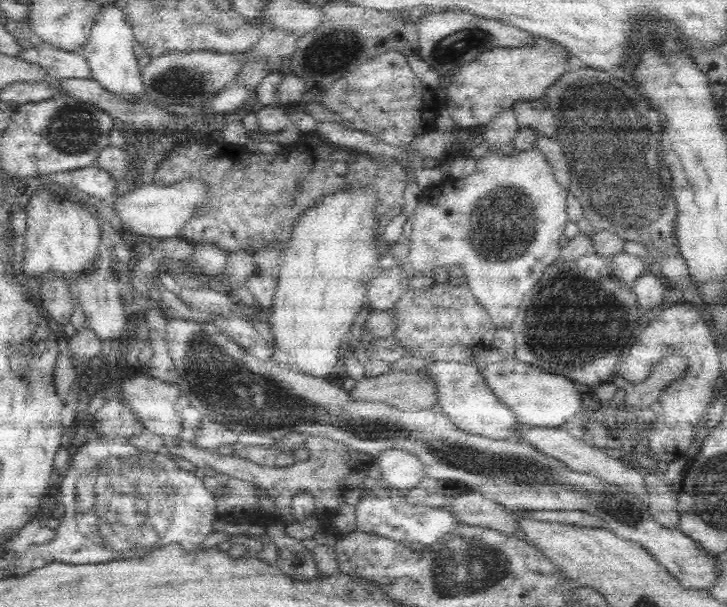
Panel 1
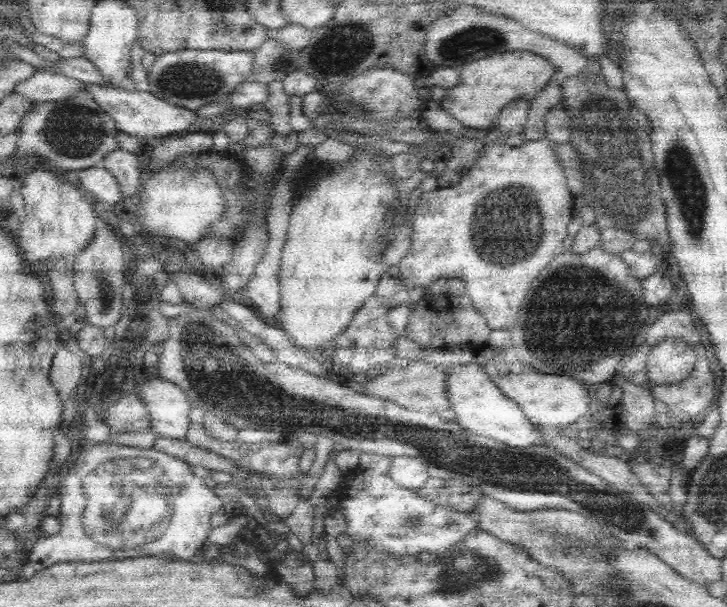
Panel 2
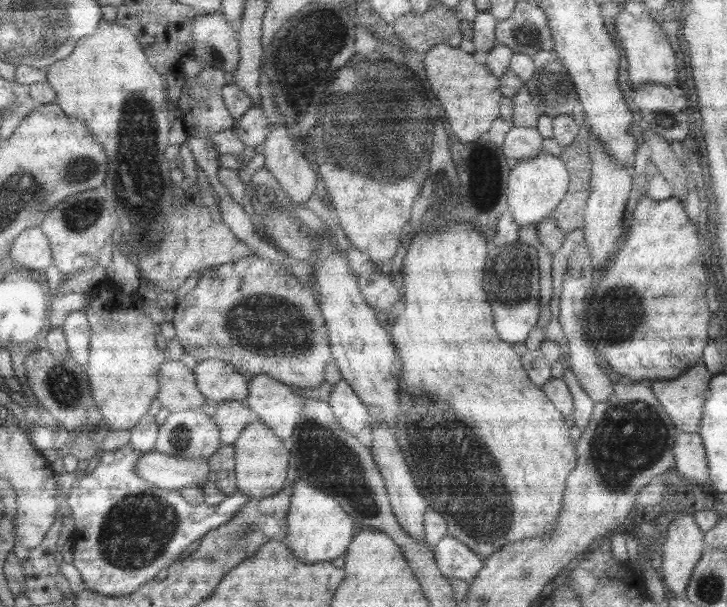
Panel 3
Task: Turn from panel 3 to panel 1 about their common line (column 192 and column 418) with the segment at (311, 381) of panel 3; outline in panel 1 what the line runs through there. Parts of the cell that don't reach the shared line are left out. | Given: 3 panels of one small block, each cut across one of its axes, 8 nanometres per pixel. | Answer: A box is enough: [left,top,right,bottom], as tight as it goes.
[392,282,496,362]

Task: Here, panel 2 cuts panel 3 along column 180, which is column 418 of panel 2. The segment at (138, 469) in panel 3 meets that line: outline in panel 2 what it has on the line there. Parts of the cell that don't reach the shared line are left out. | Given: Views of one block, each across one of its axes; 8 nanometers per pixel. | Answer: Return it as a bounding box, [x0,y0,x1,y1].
[390,456,430,492]

